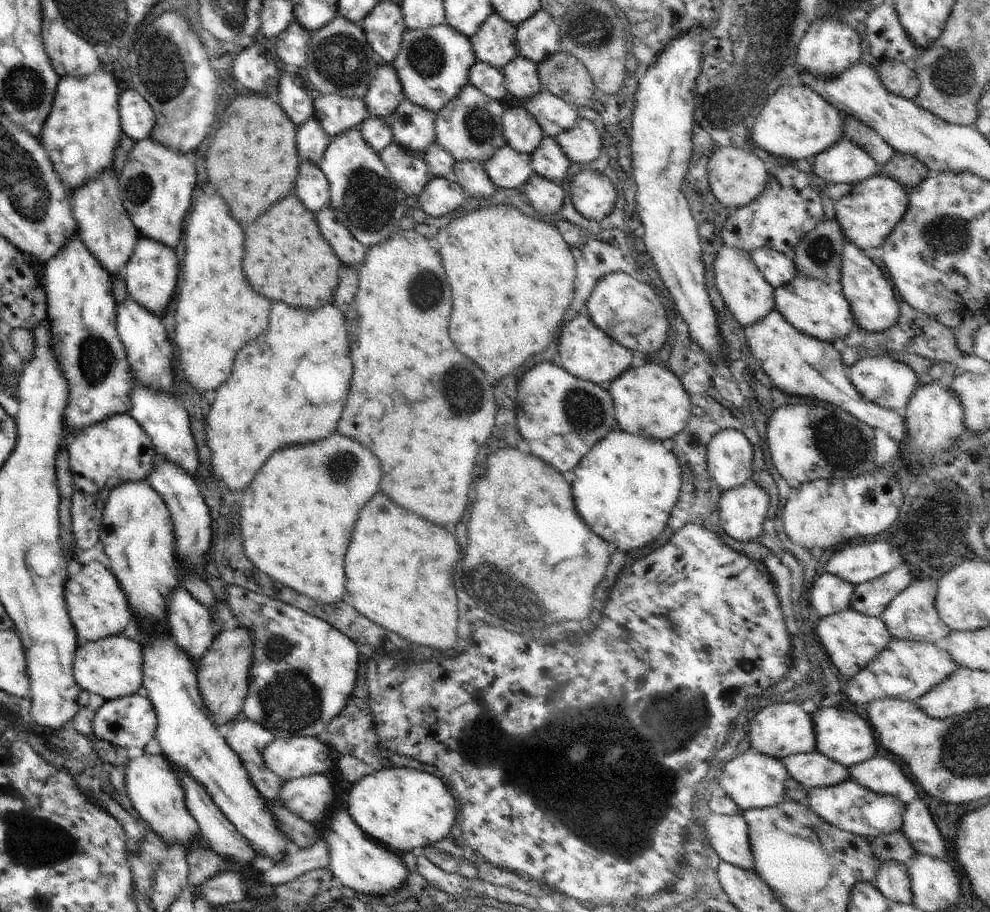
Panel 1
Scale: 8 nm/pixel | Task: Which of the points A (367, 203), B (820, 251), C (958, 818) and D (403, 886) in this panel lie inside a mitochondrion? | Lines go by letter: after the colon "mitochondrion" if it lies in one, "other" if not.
A: mitochondrion
B: mitochondrion
C: other
D: other

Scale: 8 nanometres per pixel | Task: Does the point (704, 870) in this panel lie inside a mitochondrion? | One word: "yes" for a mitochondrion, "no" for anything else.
no

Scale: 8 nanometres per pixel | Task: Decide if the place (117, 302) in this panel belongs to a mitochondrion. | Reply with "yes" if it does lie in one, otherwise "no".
no

